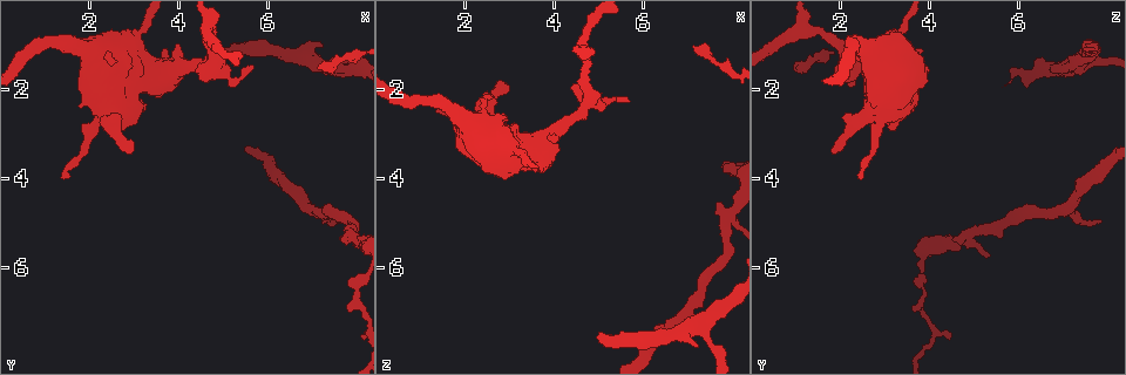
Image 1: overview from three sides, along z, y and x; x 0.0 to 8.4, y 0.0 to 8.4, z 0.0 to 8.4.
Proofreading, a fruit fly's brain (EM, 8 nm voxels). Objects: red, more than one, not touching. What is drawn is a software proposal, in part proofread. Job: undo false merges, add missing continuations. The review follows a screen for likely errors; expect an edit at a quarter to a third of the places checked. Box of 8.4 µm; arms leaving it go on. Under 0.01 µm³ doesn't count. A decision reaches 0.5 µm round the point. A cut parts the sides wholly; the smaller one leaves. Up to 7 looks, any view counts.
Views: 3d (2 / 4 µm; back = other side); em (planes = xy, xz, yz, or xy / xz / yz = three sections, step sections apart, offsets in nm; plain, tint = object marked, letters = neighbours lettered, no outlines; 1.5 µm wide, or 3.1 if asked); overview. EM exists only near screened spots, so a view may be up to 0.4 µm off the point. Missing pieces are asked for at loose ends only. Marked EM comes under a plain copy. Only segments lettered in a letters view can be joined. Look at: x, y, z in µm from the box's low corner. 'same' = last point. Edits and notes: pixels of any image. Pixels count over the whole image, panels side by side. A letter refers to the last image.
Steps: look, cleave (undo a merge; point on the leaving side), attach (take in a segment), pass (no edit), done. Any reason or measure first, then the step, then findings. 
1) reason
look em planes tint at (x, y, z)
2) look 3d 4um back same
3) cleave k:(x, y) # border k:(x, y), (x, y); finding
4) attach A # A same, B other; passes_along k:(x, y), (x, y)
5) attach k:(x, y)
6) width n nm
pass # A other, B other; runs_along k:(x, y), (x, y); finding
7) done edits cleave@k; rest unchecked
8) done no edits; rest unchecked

free end
look em xz step 8 letters at (5.00, 1.10, 7.55)

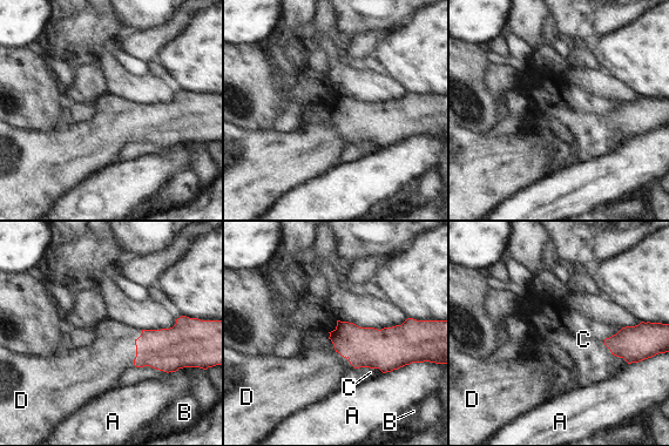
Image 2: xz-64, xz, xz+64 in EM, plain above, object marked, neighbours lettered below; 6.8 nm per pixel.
width 240 nm
attach D # A other, B other, C other, D same; passes_along 2:(371, 347), (343, 356), (316, 373); it goes on there

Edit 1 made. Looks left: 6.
look em yz step 8 tint at (2.90, 3.40, 1.85)

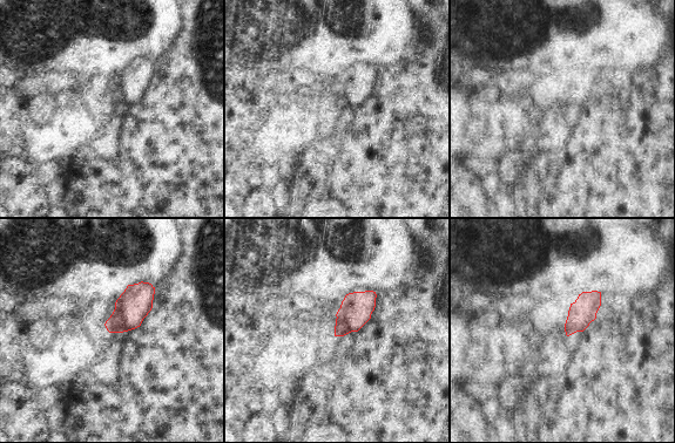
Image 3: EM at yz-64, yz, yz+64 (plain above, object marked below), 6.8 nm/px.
look em planes letters same

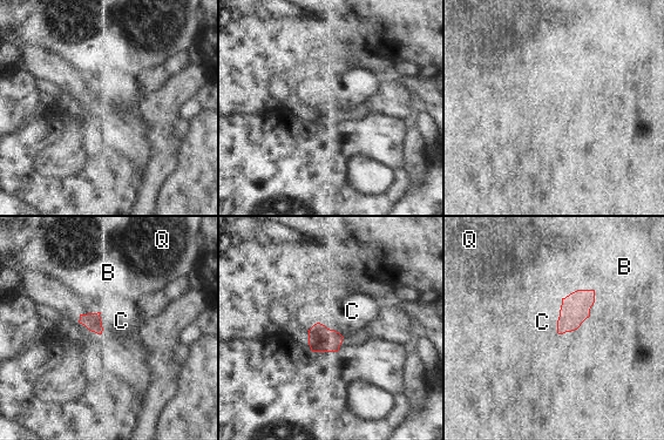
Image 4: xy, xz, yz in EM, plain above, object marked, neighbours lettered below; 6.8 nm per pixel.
attach C # B other, C same, Q other; passes_along 4:(575, 309), (560, 316), (542, 322); it goes on there

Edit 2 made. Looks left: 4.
free end
look em xz step 8 letters at (5.65, 1.45, 2.30)

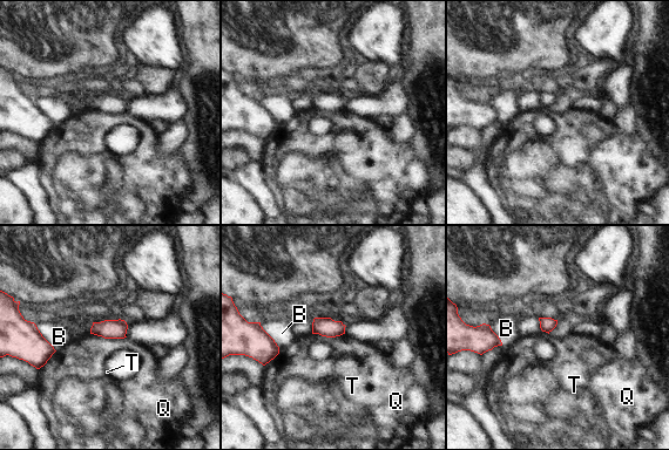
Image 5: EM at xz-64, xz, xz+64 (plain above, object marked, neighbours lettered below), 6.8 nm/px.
longest_contact Q 260 nm
pass # B other, Q other, T other; border 5:(90, 333), (105, 338), (126, 338); none of them fits

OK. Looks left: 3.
done edits attach@2, attach@4; rest unchecked

